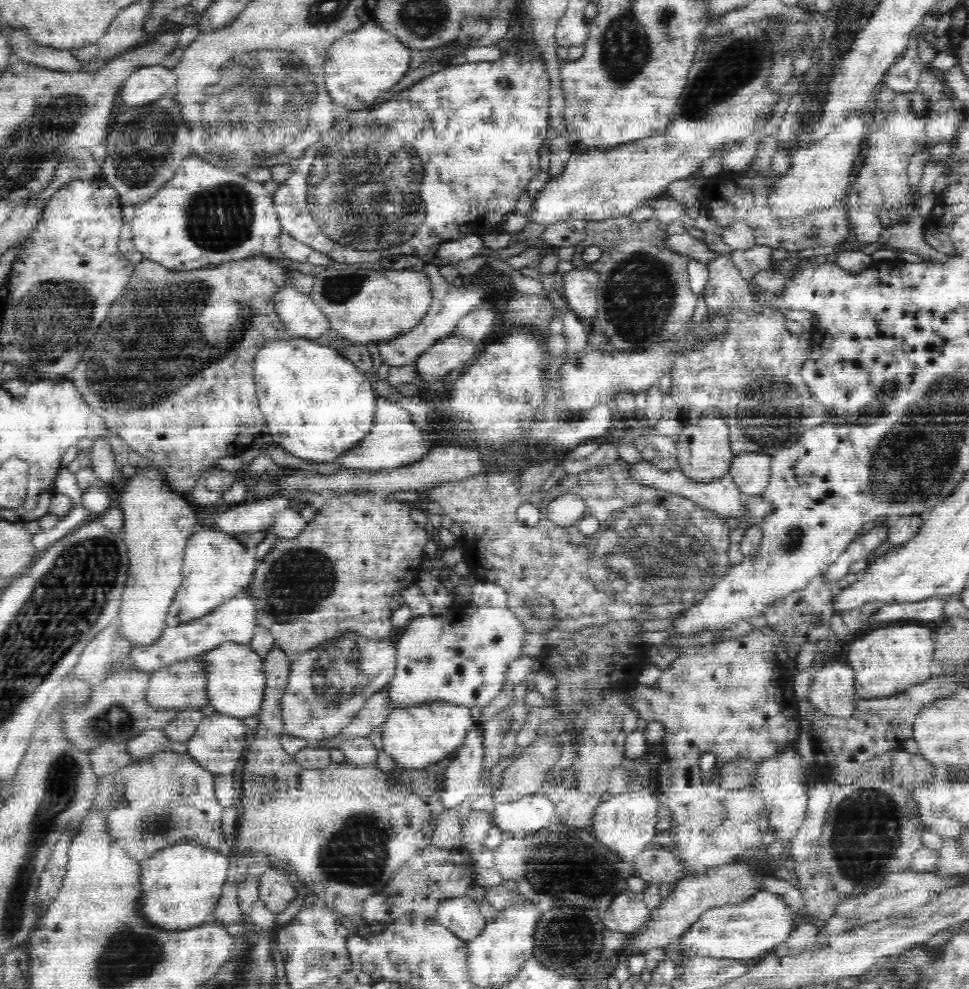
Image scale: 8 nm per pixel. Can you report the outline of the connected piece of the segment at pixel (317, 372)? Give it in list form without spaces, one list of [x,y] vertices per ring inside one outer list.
[[[299,337],[264,345],[255,369],[259,407],[265,418],[264,429],[292,456],[316,464],[337,463],[359,449],[373,434],[379,409],[379,398],[374,386],[353,362],[328,346],[320,346],[310,339]]]

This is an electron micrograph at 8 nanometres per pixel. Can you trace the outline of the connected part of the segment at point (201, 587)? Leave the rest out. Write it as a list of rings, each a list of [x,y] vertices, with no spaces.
[[[205,528],[188,537],[183,551],[182,582],[165,616],[165,624],[170,626],[200,618],[238,596],[252,580],[257,566],[256,547],[246,548],[232,535]]]

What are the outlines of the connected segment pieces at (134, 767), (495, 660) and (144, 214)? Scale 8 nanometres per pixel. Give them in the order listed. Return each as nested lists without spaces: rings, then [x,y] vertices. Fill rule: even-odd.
[[[166,749],[140,759],[130,761],[119,769],[97,776],[96,796],[86,813],[97,813],[103,822],[103,831],[109,841],[118,845],[132,862],[152,858],[160,850],[178,844],[191,844],[220,851],[226,834],[222,829],[223,806],[215,794],[215,775],[204,770],[186,753]]]
[[[489,583],[474,584],[474,598],[463,614],[458,618],[447,615],[415,615],[405,627],[394,646],[396,666],[392,678],[392,706],[396,703],[442,699],[469,707],[487,706],[502,689],[505,680],[504,671],[508,662],[522,656],[520,648],[524,644],[526,630],[518,622],[517,616],[507,609],[509,596],[498,585]]]
[[[188,154],[171,181],[148,202],[135,205],[135,215],[130,223],[133,245],[143,258],[173,271],[191,271],[212,263],[222,264],[254,257],[283,259],[278,245],[283,227],[276,211],[275,193],[268,190],[263,182],[217,167],[199,155]]]

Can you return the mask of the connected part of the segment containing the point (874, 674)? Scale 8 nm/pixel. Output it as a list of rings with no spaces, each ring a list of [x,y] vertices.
[[[902,624],[892,628],[882,628],[872,634],[867,634],[854,640],[847,648],[846,662],[853,670],[853,689],[858,698],[887,697],[897,693],[903,693],[911,686],[922,684],[929,680],[936,666],[935,646],[931,641],[932,630],[916,624]]]

